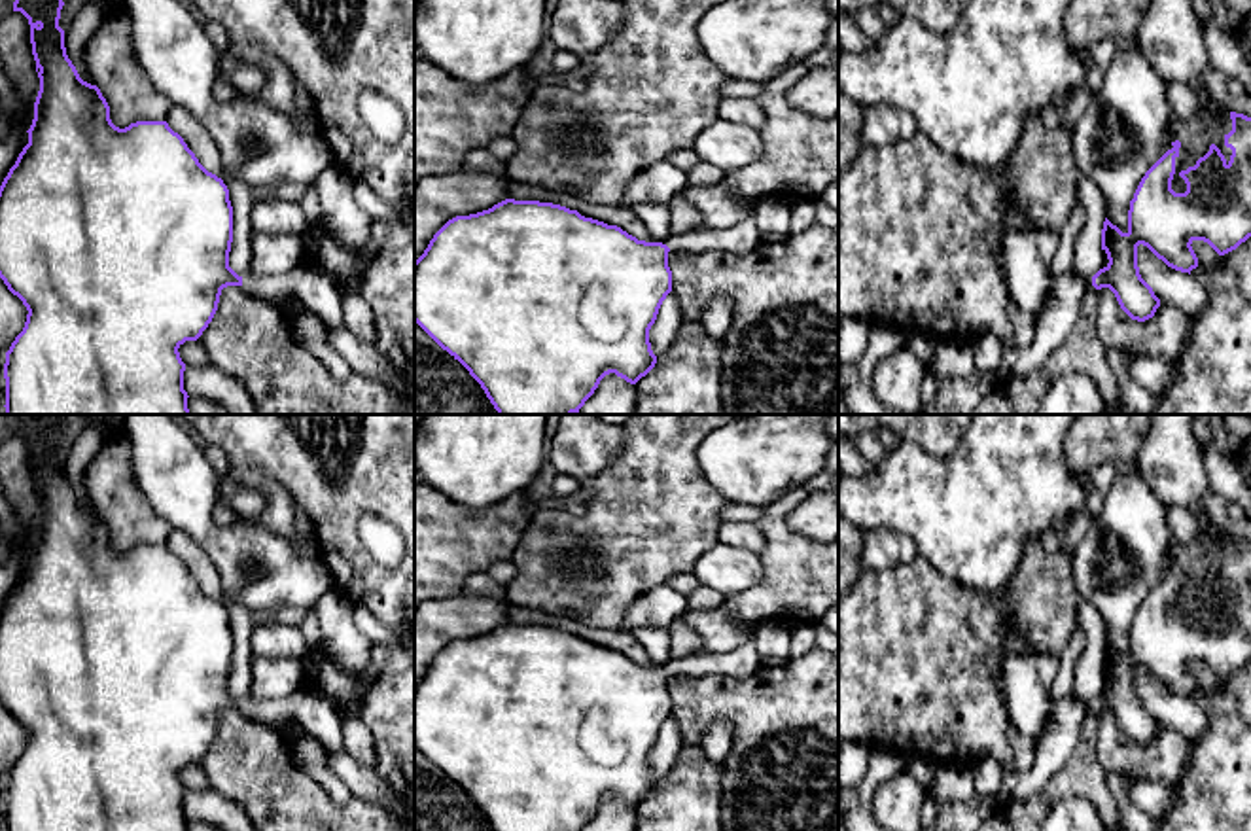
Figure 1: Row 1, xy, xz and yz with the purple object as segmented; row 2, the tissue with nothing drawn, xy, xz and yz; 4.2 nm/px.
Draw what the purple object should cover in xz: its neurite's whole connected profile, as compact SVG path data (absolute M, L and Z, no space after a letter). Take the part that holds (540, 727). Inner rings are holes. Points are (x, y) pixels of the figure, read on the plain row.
M505 623L488 634L452 642L433 659L424 678L414 685L414 746L469 795L494 831L583 831L606 799L615 797L626 806L636 808L655 791L657 780L651 774L649 753L657 744L662 725L672 716L670 674L683 674L687 678L719 674L744 680L761 666L763 661L753 636L727 653L687 655L672 659L662 668L638 664L617 649L585 642L577 634L560 628Z

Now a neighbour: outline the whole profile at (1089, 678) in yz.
M1079 600L1077 617L1086 636L1086 647L1075 670L1075 695L1092 702L1103 685L1101 653L1105 645L1105 627L1098 611L1084 600Z

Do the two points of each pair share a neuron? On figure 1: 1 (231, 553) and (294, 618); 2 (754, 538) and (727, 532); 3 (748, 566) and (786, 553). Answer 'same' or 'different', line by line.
1: different
2: same
3: different

